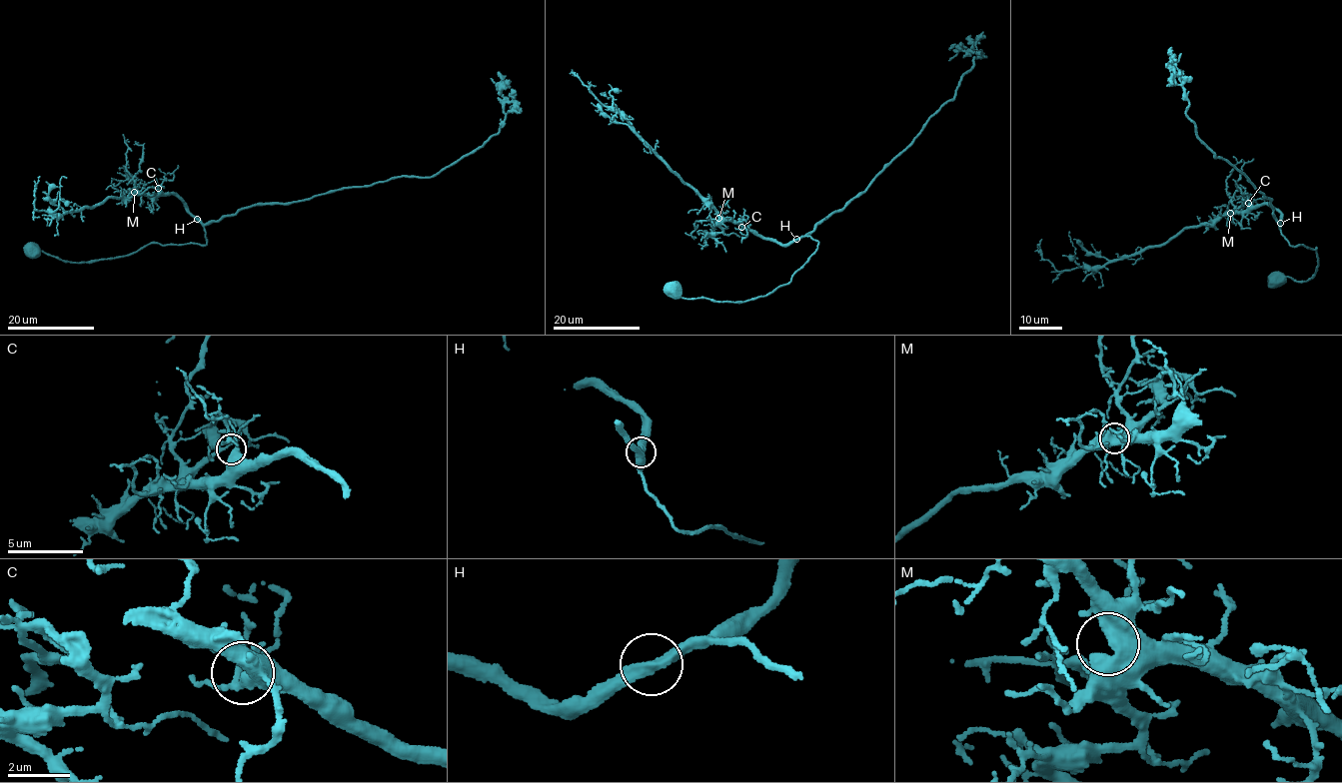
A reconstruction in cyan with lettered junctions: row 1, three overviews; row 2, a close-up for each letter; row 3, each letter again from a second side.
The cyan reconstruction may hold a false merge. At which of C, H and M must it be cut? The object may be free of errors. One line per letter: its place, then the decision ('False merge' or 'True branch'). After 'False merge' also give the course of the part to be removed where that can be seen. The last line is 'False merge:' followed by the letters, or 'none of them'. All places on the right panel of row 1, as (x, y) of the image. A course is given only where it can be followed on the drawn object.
C: Place: (1248, 203). True branch
H: Place: (1280, 223). True branch
M: Place: (1230, 213). True branch
False merge: none of them

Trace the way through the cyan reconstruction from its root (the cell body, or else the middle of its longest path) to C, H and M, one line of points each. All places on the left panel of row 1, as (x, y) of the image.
C: (33, 252), (86, 263), (125, 256), (151, 243), (205, 245), (203, 224), (175, 195), (161, 193), (158, 188)
H: (33, 252), (41, 251), (64, 261), (86, 263), (125, 256), (151, 243), (205, 245), (204, 227), (196, 220)
M: (33, 252), (86, 263), (125, 256), (151, 243), (205, 245), (203, 224), (175, 195), (134, 192)

